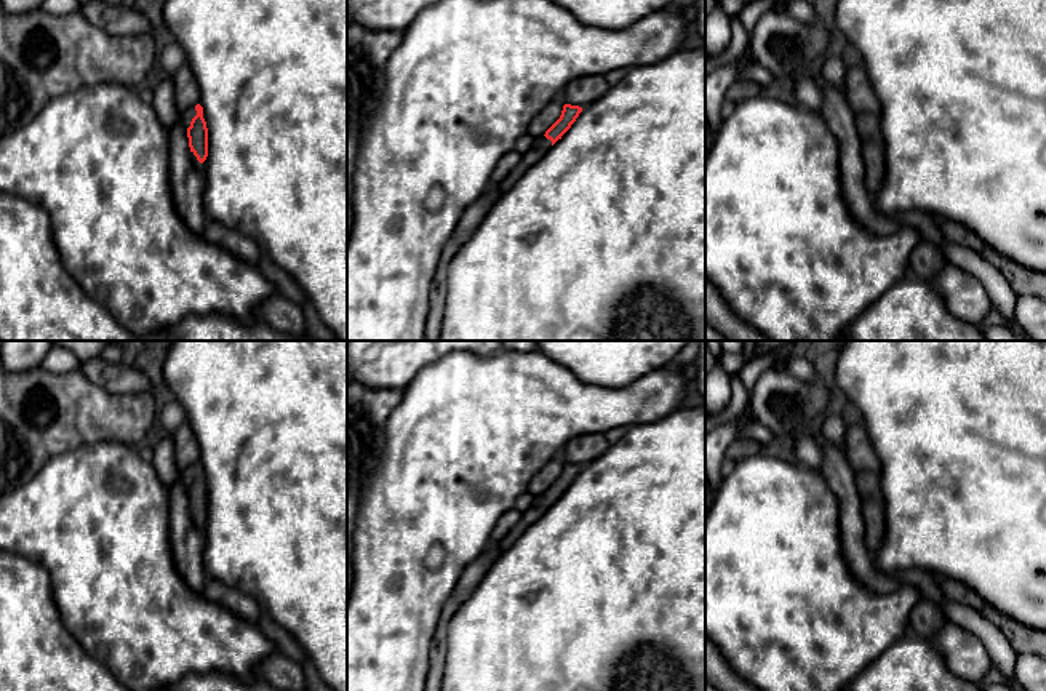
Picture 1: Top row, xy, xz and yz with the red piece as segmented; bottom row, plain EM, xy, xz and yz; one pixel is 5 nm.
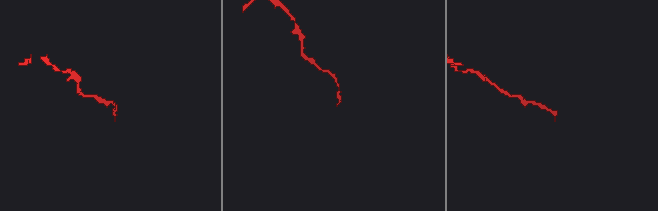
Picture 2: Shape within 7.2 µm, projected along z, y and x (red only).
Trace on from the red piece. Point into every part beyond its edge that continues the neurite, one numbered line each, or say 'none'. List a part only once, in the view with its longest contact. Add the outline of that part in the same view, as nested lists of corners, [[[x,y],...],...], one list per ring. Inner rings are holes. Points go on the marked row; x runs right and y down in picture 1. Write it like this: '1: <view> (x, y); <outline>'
1: xy (186, 115); [[[195,106],[181,112],[181,120],[186,128],[190,126],[192,118],[197,115]]]

